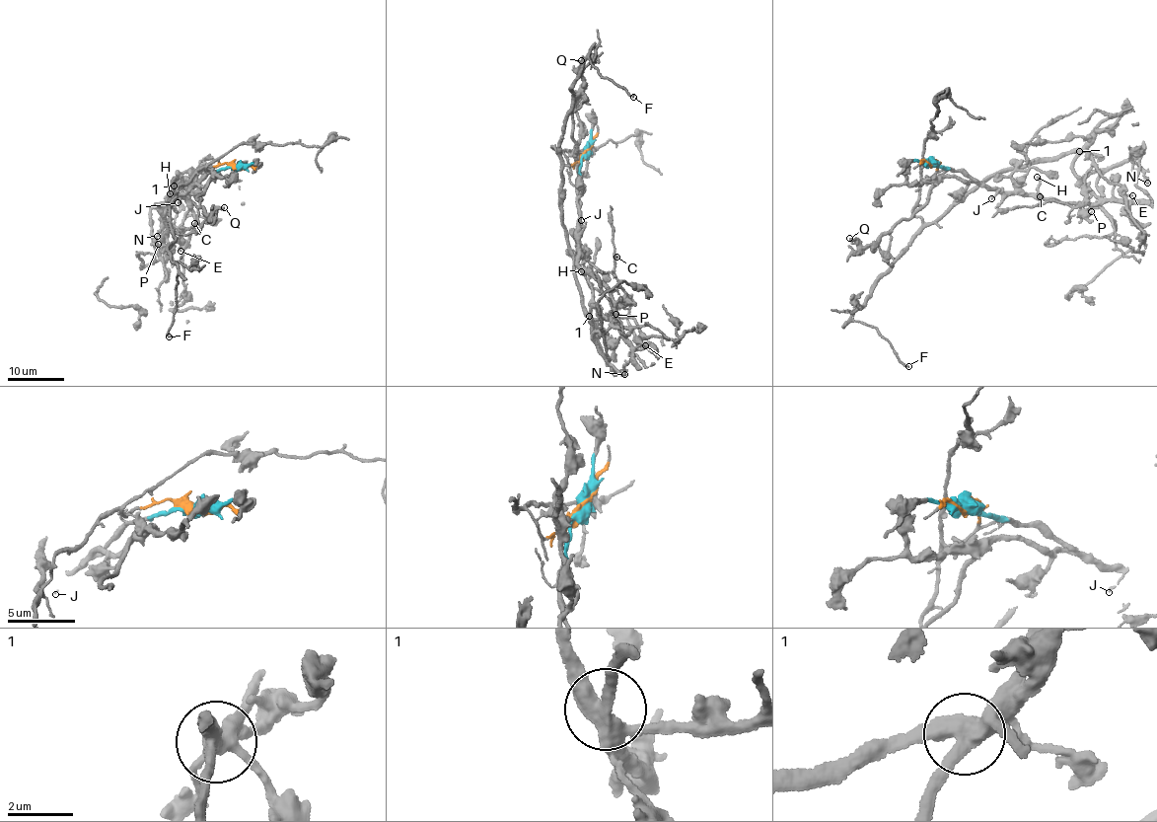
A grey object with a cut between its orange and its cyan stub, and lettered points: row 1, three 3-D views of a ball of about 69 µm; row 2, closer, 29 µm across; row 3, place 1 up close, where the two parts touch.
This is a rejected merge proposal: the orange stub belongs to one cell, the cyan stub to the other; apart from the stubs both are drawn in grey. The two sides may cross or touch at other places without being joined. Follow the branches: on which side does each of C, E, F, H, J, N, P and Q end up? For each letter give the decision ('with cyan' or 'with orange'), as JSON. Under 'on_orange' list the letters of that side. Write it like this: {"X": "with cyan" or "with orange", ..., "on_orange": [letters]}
{"C": "with orange", "E": "with orange", "F": "with orange", "H": "with cyan", "J": "with cyan", "N": "with cyan", "P": "with cyan", "Q": "with cyan", "on_orange": ["C", "E", "F"]}

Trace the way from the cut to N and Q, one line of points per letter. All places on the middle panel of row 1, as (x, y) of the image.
N: (586, 152), (577, 181), (578, 264), (608, 290), (616, 321), (592, 334), (609, 363), (624, 375)
Q: (586, 152), (581, 160), (578, 197), (582, 192), (572, 133), (573, 110), (580, 90), (581, 60)

